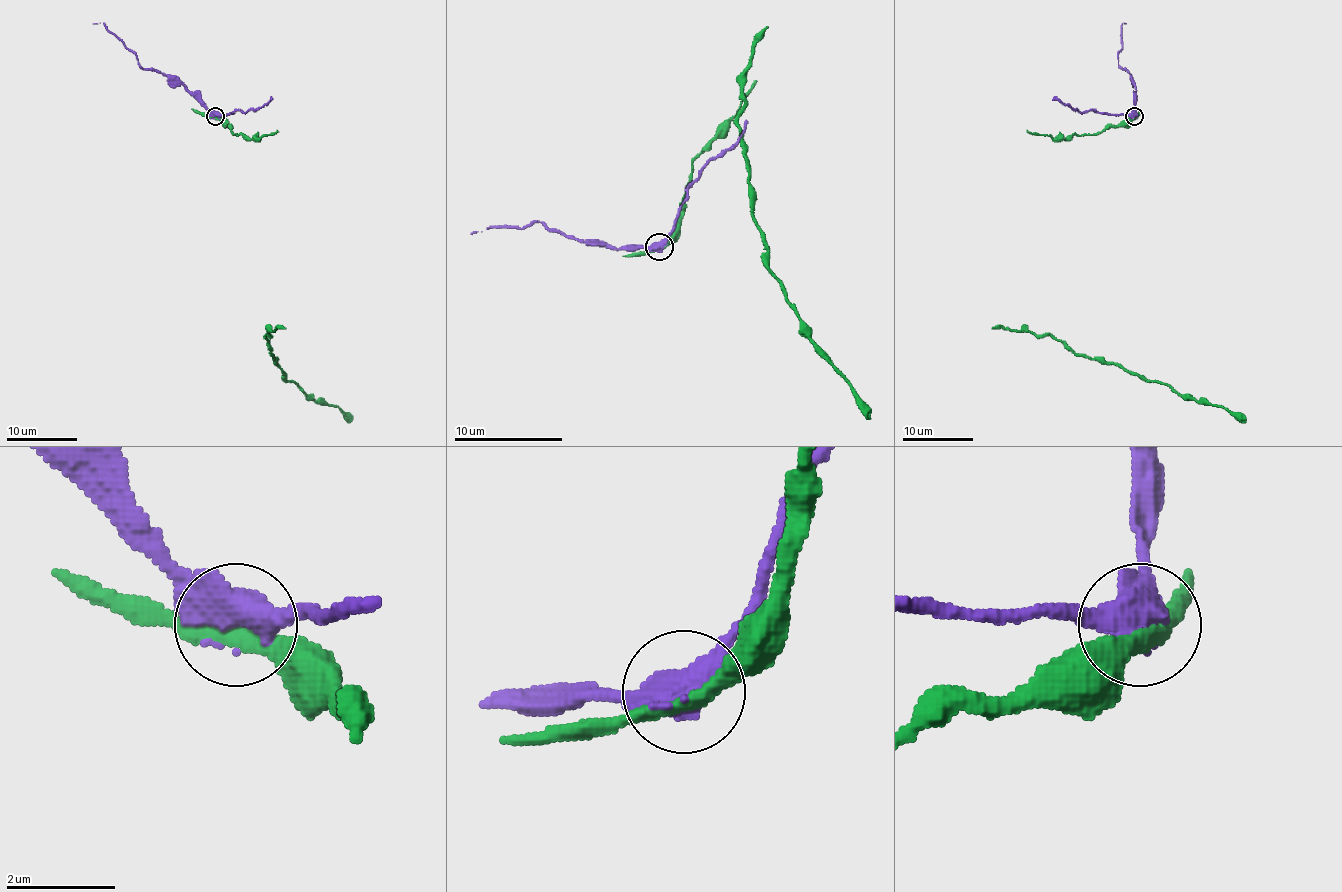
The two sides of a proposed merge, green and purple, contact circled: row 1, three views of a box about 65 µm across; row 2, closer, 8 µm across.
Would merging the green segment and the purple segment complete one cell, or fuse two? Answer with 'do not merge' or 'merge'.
merge

